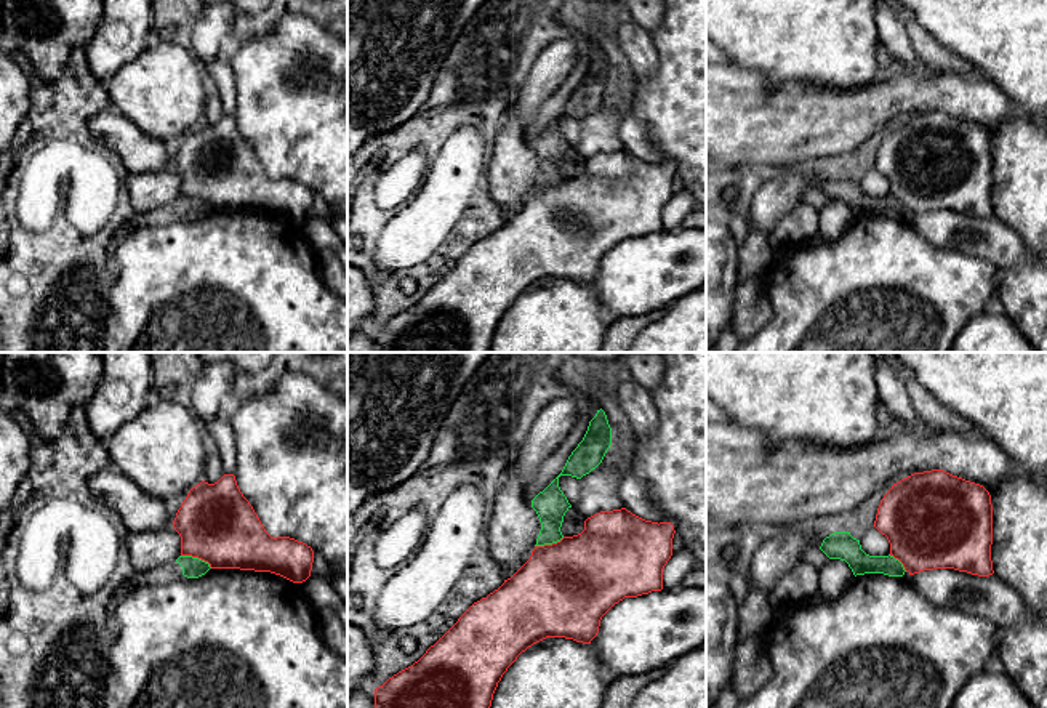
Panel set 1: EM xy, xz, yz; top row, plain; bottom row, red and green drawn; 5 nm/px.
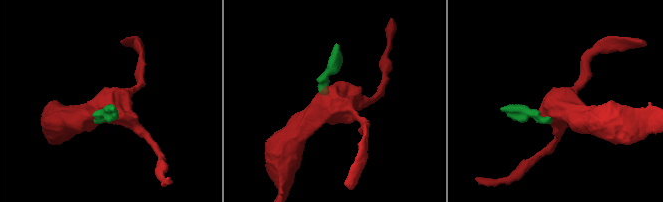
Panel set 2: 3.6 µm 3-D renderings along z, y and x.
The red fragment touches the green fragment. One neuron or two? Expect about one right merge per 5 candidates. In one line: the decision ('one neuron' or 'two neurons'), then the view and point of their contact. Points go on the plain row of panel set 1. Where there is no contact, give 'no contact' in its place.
two neurons | xy (197, 197)

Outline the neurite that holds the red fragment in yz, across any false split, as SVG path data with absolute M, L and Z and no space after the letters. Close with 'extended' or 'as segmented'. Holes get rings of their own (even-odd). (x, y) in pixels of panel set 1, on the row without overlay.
M943 111L914 114L893 125L881 141L874 168L887 178L890 197L898 200L909 216L933 210L954 210L978 218L989 218L994 215L991 202L991 136L983 127L953 117Z; as segmented

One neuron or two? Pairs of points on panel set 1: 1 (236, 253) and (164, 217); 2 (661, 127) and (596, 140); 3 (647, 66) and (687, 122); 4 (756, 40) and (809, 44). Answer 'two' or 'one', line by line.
1: two
2: two
3: two
4: one

